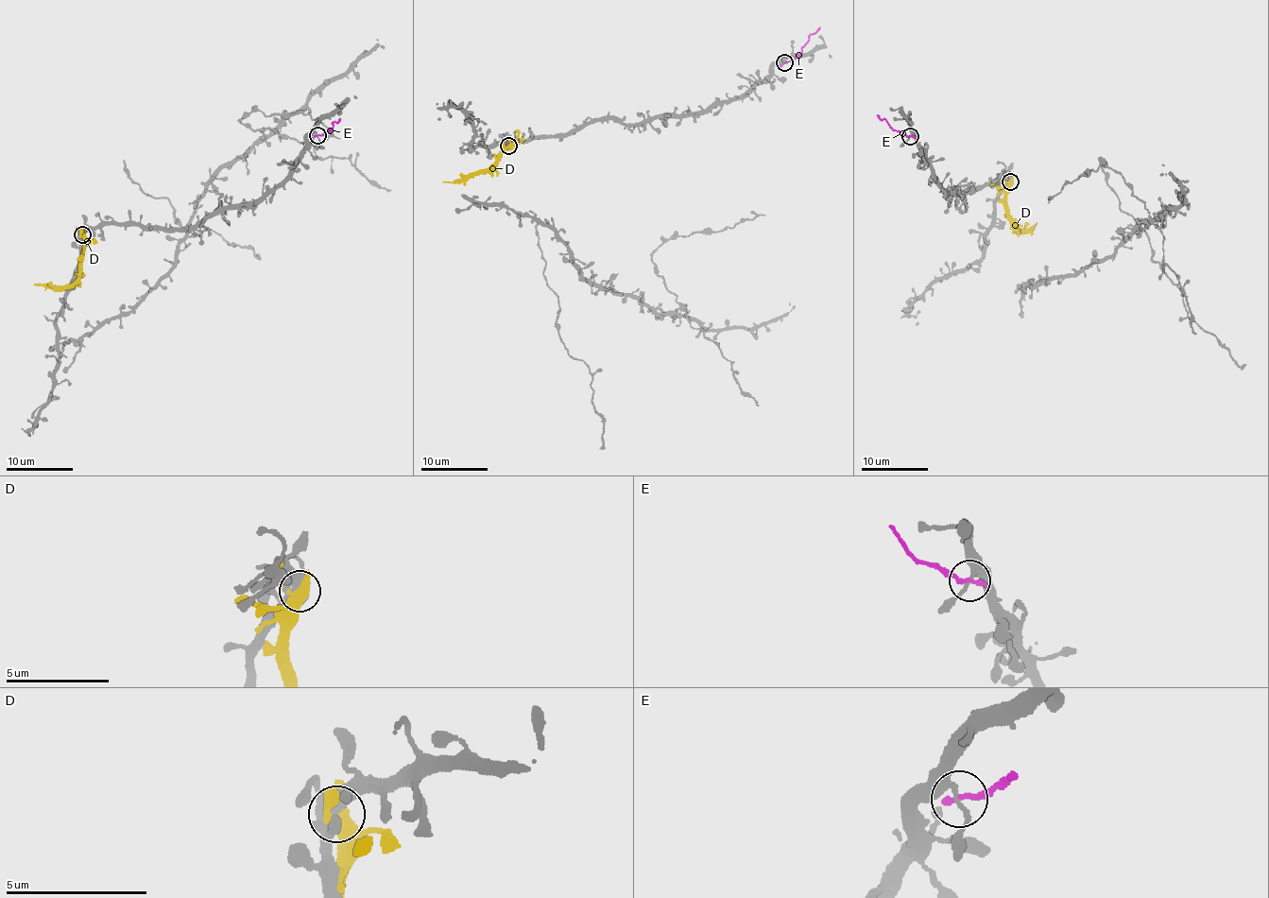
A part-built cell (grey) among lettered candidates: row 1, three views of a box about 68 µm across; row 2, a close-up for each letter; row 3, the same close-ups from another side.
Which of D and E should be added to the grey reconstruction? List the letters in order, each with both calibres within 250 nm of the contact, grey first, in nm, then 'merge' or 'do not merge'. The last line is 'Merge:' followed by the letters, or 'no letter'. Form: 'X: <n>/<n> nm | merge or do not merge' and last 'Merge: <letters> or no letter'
D: 440/480 nm | do not merge
E: 220/240 nm | do not merge
Merge: no letter

